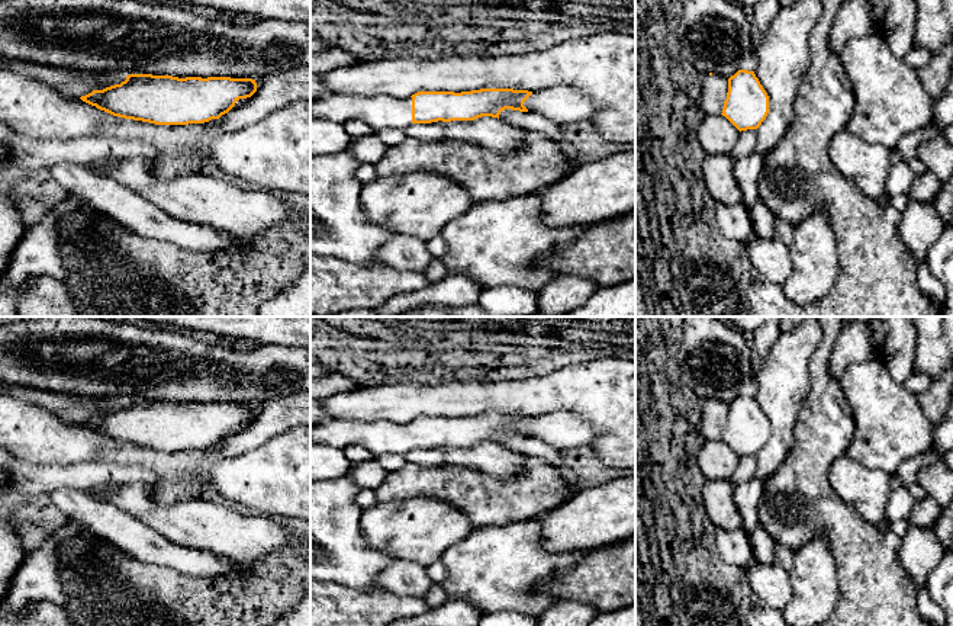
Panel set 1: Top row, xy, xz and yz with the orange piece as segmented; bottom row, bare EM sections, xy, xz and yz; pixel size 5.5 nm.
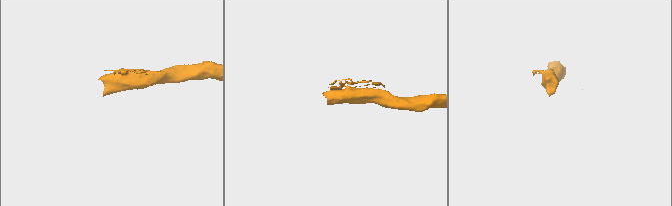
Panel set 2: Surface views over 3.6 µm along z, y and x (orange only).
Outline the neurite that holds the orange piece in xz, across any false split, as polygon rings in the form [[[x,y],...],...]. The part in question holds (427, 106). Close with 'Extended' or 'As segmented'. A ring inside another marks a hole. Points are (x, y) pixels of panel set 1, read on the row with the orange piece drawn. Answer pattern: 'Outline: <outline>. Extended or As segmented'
Outline: [[[480,89],[471,92],[418,92],[412,96],[377,94],[364,97],[360,94],[328,93],[310,100],[310,116],[345,123],[347,121],[363,121],[376,132],[386,128],[405,131],[412,123],[474,121],[482,116],[498,118],[502,110],[512,109],[528,112],[524,102],[532,94],[528,90],[513,89]]]. Extended

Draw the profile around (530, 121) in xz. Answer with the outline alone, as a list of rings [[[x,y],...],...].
[[[505,109],[500,112],[499,119],[527,131],[541,132],[556,141],[567,139],[564,125],[557,125],[540,113]]]

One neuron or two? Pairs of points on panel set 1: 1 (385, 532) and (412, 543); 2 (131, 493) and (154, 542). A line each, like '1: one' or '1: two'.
1: one
2: two

